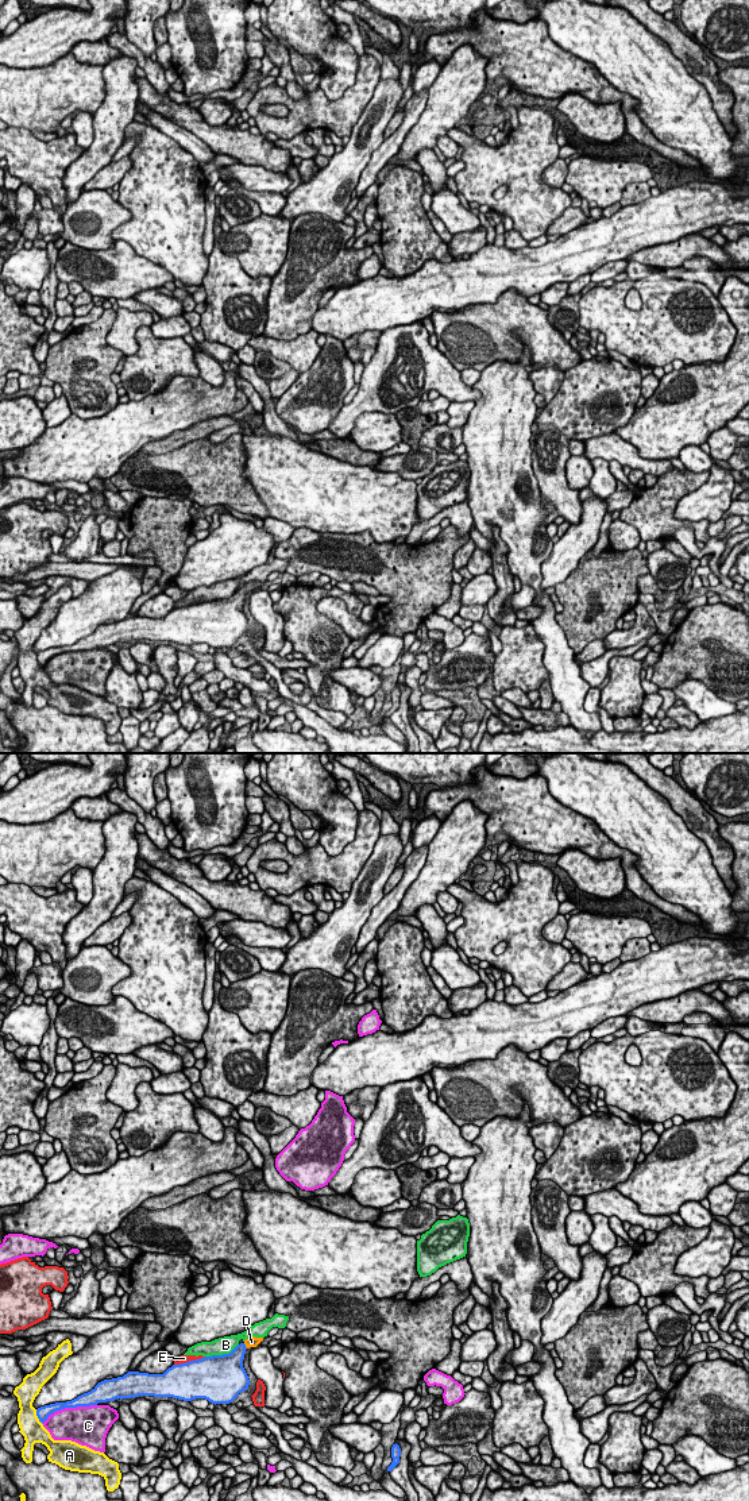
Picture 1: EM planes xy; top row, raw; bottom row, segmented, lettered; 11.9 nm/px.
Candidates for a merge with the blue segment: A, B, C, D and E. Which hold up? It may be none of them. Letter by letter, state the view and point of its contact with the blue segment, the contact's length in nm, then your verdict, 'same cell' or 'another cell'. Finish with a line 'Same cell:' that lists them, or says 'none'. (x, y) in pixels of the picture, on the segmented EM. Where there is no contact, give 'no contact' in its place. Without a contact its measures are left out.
A: contact xy (37, 1415); length 190 nm; another cell
B: contact xy (223, 1354); length 440 nm; another cell
C: contact xy (69, 1407); length 700 nm; another cell
D: contact xy (244, 1346); length 80 nm; same cell
E: contact xy (190, 1361); length 400 nm; another cell
Same cell: D

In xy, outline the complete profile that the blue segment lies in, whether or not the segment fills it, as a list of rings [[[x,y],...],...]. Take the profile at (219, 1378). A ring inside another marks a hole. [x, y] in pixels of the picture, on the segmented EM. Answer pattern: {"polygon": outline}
{"polygon": [[[251,1336],[229,1354],[173,1365],[163,1374],[128,1371],[123,1377],[104,1380],[72,1401],[38,1408],[36,1416],[45,1423],[50,1415],[65,1408],[90,1407],[139,1396],[173,1397],[184,1401],[205,1398],[215,1405],[229,1404],[250,1385],[243,1367],[246,1350],[256,1347],[262,1340],[263,1338]]]}

